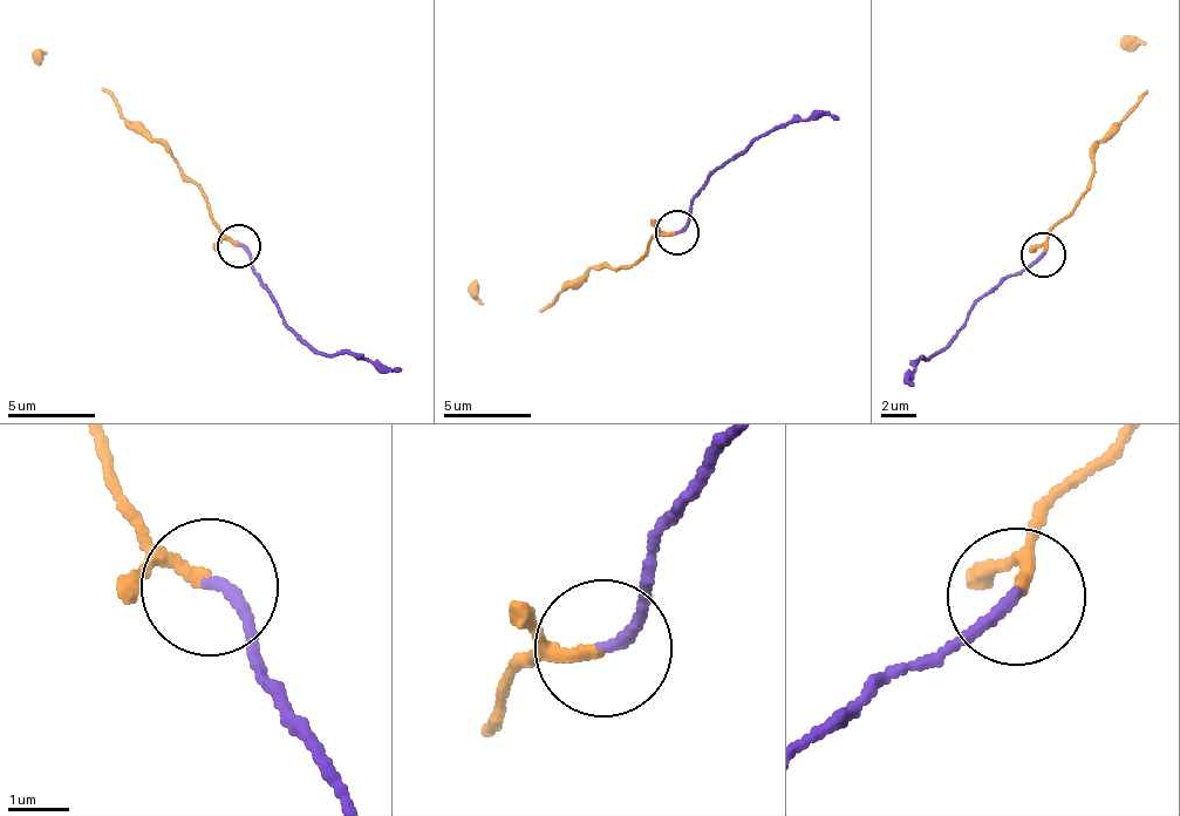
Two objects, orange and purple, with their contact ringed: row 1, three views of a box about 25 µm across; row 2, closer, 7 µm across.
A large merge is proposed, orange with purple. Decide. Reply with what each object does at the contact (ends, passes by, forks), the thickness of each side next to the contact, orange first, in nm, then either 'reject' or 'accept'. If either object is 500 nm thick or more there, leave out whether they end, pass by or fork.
orange passes by; purple ends there; 160 nm thick on the orange side, 190 nm on the other; accept

